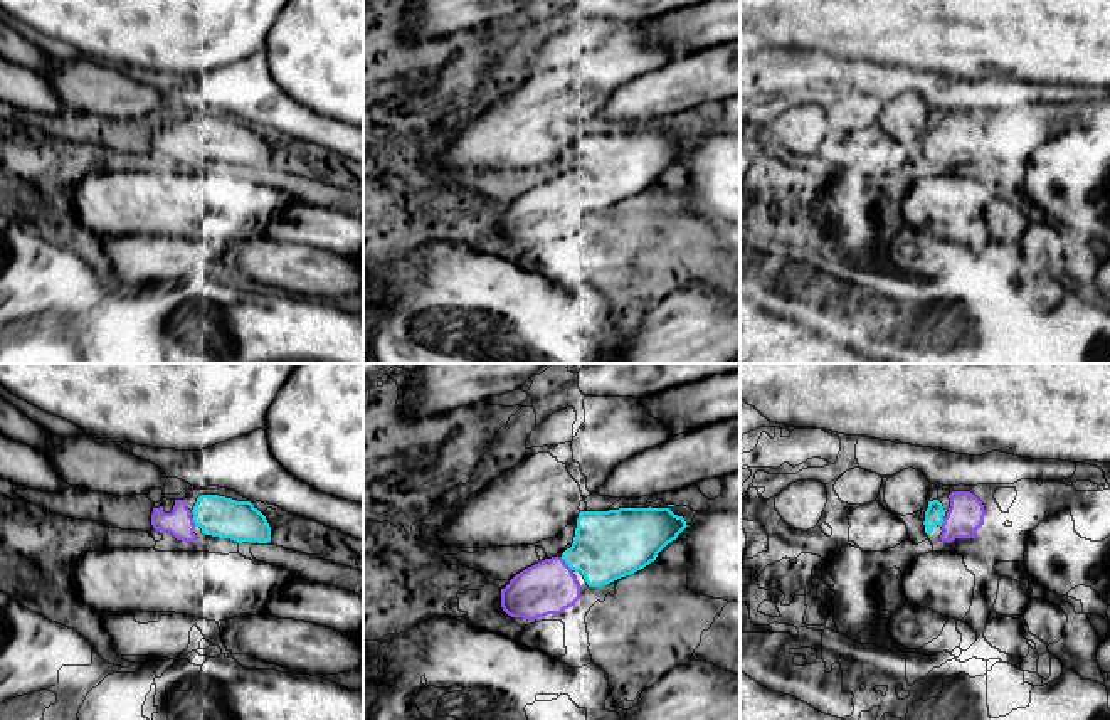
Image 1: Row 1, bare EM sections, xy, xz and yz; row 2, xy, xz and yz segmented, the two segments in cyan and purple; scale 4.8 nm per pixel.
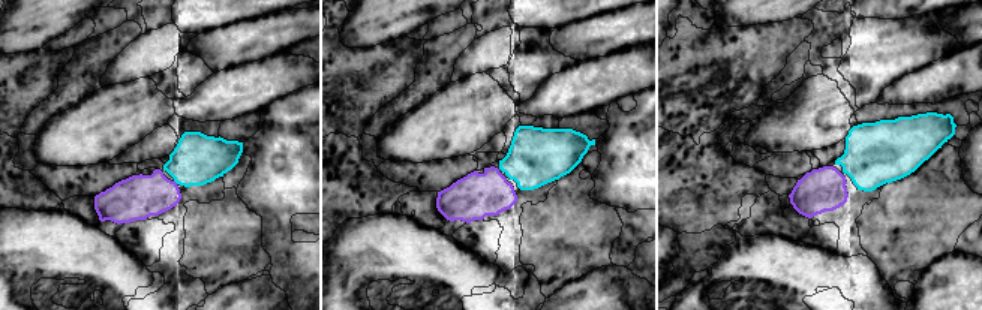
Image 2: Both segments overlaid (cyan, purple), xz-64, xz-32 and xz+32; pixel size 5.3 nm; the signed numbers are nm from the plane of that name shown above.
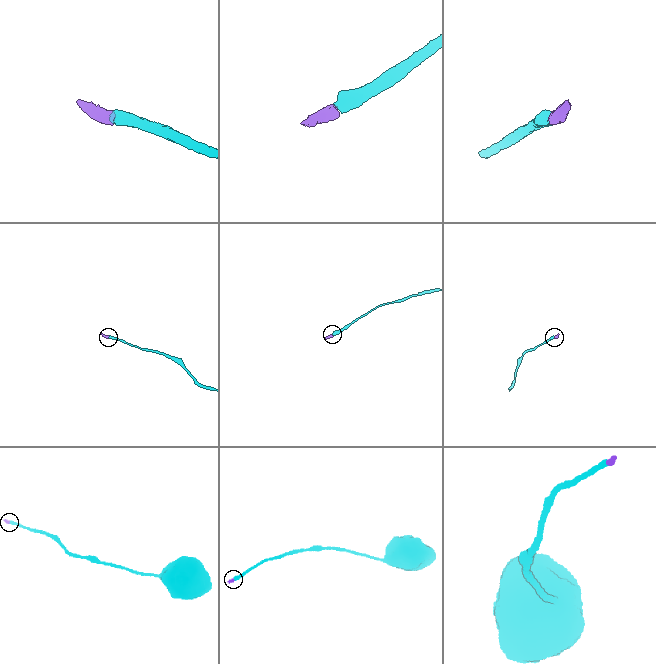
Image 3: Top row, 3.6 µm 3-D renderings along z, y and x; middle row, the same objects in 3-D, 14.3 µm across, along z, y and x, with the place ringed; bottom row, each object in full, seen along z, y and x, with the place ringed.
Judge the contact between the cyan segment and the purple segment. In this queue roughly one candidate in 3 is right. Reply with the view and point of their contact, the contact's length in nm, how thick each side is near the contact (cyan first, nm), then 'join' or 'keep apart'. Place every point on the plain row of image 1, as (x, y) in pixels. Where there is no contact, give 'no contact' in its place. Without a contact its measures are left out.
meets cyan in xz at (567, 187); contact 90 nm long; 320 nm thick on the cyan side, 260 nm on the other; join

